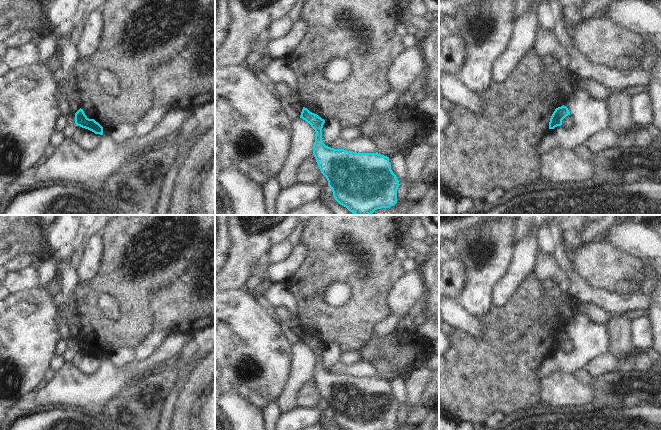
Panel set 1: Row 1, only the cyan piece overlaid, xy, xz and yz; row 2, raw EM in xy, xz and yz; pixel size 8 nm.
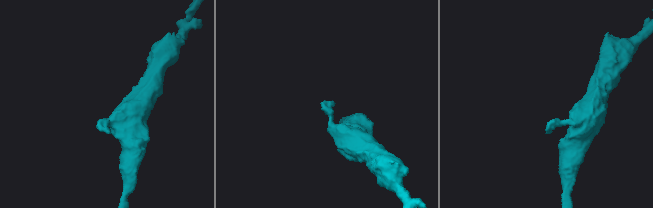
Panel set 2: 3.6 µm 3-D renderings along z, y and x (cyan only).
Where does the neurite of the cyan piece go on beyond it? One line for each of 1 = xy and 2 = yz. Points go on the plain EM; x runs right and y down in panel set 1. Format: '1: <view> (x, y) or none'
1: none
2: none

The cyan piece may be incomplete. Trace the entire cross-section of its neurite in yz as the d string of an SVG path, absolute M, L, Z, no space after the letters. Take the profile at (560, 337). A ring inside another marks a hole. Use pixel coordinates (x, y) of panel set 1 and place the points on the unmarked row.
M563 329L556 332L550 342L549 353L554 353L557 350L561 350L562 344L568 339L570 339L570 336L566 330Z

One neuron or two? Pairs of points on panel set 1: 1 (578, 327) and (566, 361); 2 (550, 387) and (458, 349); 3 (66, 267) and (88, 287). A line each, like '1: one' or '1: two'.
1: one
2: two
3: two

